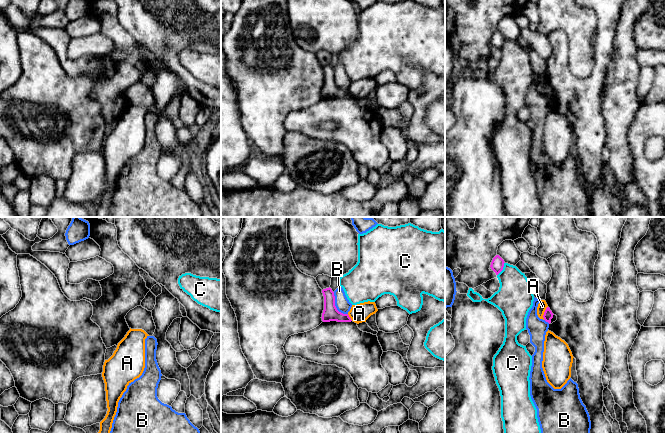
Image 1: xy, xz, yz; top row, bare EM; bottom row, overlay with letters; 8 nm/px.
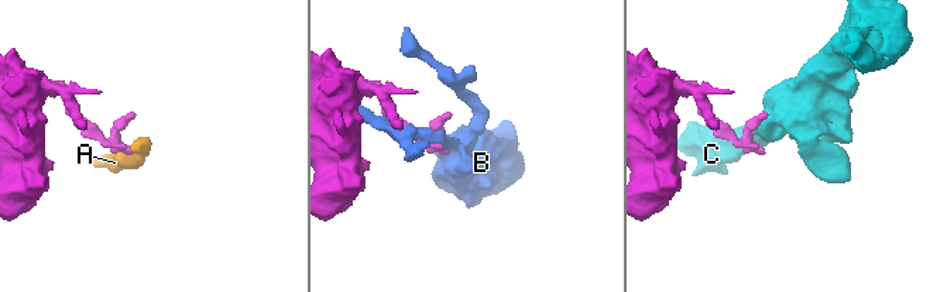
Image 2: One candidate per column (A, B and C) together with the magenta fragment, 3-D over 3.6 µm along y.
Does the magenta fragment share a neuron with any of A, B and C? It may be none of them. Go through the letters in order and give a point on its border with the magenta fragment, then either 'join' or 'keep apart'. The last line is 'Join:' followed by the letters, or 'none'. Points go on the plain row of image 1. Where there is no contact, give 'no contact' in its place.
A: contact yz (544, 89); keep apart
B: contact xz (335, 82); keep apart
C: contact yz (502, 45); keep apart
Join: none

